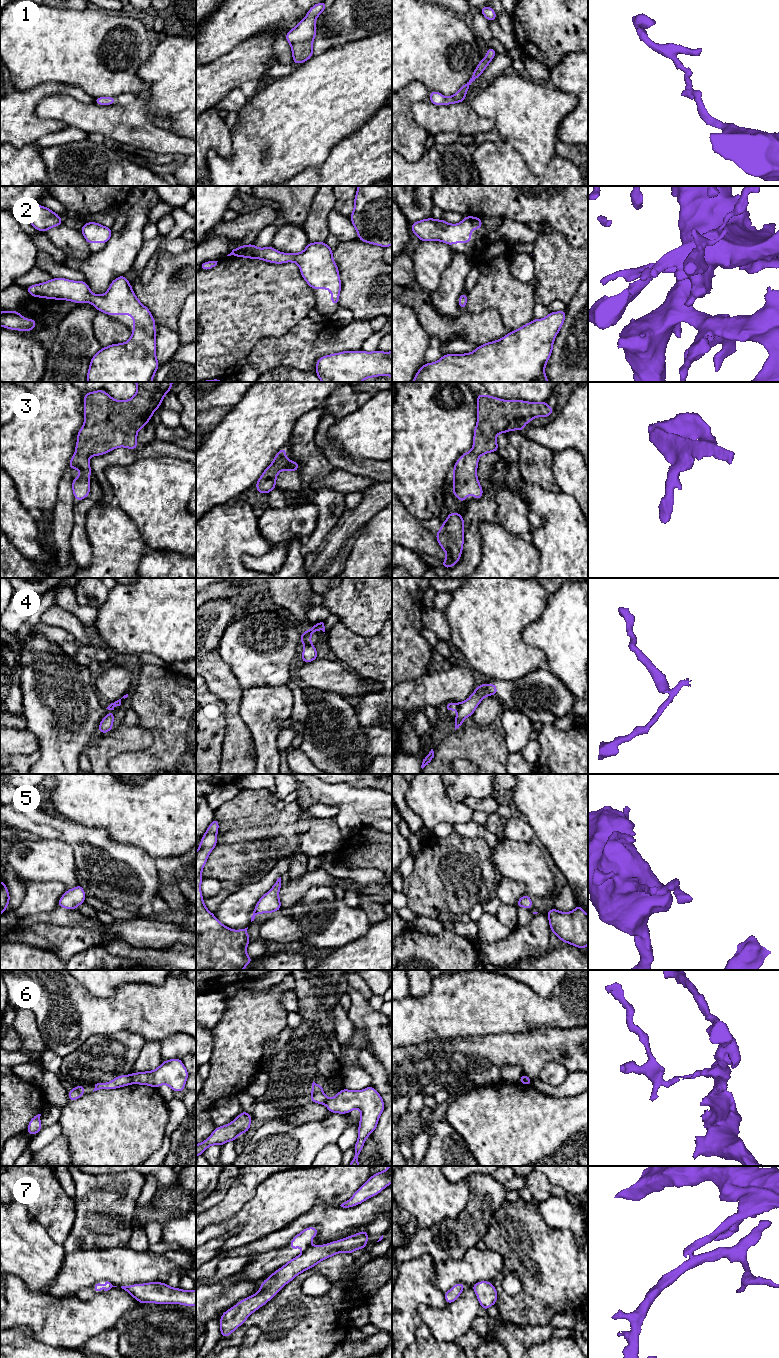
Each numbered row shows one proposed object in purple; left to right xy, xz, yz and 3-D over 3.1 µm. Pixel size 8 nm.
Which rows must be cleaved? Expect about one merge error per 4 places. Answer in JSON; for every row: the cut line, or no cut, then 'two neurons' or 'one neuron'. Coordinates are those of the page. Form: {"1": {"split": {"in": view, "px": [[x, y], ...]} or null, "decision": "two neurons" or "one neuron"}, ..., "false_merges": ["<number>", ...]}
{"1": {"split": null, "decision": "one neuron"}, "2": {"split": null, "decision": "one neuron"}, "3": {"split": null, "decision": "one neuron"}, "4": {"split": {"in": "xz", "px": [[305, 643], [310, 644]]}, "decision": "two neurons"}, "5": {"split": null, "decision": "one neuron"}, "6": {"split": {"in": "xy", "px": [[130, 1074], [132, 1083]]}, "decision": "two neurons"}, "7": {"split": {"in": "xz", "px": [[309, 1244], [304, 1251]]}, "decision": "two neurons"}, "false_merges": ["4", "6", "7"]}

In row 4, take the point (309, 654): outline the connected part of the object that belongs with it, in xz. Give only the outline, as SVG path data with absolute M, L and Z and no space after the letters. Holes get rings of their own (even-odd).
M305 644L302 652L302 662L310 663L318 658L318 654L313 644Z

